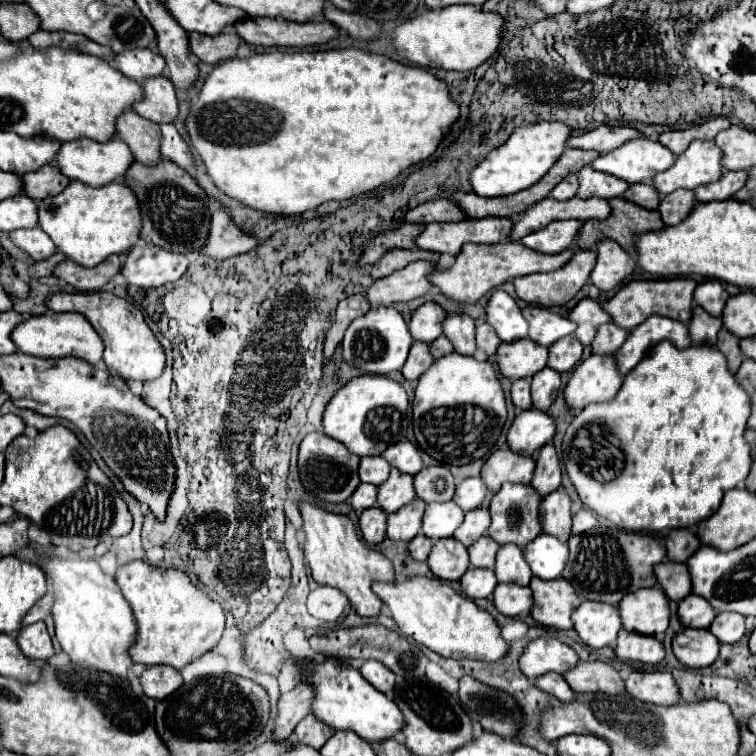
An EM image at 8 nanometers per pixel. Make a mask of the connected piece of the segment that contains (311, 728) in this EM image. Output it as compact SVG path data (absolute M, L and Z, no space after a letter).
M306 716L304 720L298 722L298 726L294 728L294 736L300 744L308 744L312 748L322 748L326 744L326 740L334 734L332 728L328 728L328 724L316 720L316 716Z

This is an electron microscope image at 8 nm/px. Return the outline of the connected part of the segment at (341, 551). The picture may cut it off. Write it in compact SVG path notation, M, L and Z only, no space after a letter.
M308 502L300 504L300 512L302 512L302 520L304 520L302 528L306 532L304 554L310 564L312 578L318 584L328 584L328 586L342 590L360 616L364 616L364 618L378 616L382 612L384 602L372 592L372 584L396 580L392 562L384 554L380 554L376 550L368 550L366 544L362 540L358 540L356 528L350 518L346 518L342 514L326 512Z

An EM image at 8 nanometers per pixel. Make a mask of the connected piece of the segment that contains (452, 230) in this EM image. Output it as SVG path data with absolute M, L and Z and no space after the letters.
M466 218L462 222L450 222L450 224L426 224L424 232L416 238L416 246L422 250L432 252L448 252L456 256L466 242L476 244L498 244L508 240L512 232L512 220L510 218Z

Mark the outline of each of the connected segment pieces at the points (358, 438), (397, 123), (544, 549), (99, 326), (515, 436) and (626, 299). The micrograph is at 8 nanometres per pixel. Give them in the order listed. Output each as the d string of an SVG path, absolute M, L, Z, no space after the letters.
M364 374L346 382L326 404L322 426L326 436L344 442L344 446L356 456L378 456L390 444L406 438L406 430L412 428L412 414L406 390L388 376Z
M344 48L344 50L324 50L324 52L262 52L254 54L250 58L232 58L226 62L220 62L208 80L204 82L196 102L190 108L186 128L192 138L192 146L196 154L204 160L208 176L214 180L214 184L230 198L240 200L242 204L270 212L270 214L282 214L282 216L294 216L304 214L306 210L318 208L322 202L328 200L350 200L352 196L360 196L364 192L376 190L378 186L392 182L400 176L406 168L428 160L442 138L450 132L452 124L460 118L460 104L452 100L448 84L428 70L420 66L406 66L400 64L388 56L366 52L360 48Z
M544 532L528 542L522 552L534 576L540 576L542 580L558 578L568 562L568 546Z
M54 292L46 296L46 306L52 312L80 312L88 318L98 336L104 340L104 362L110 372L116 372L122 378L134 378L142 382L158 378L162 374L166 360L164 350L156 340L154 332L146 326L142 312L128 300L118 298L110 292Z
M530 408L514 418L506 442L512 452L520 456L534 456L536 450L540 450L544 444L552 440L554 432L554 420L546 412Z
M668 278L668 280L632 280L622 286L614 298L604 302L604 310L612 316L612 322L624 330L632 330L648 316L658 314L688 324L692 316L692 294L696 282L692 278Z

